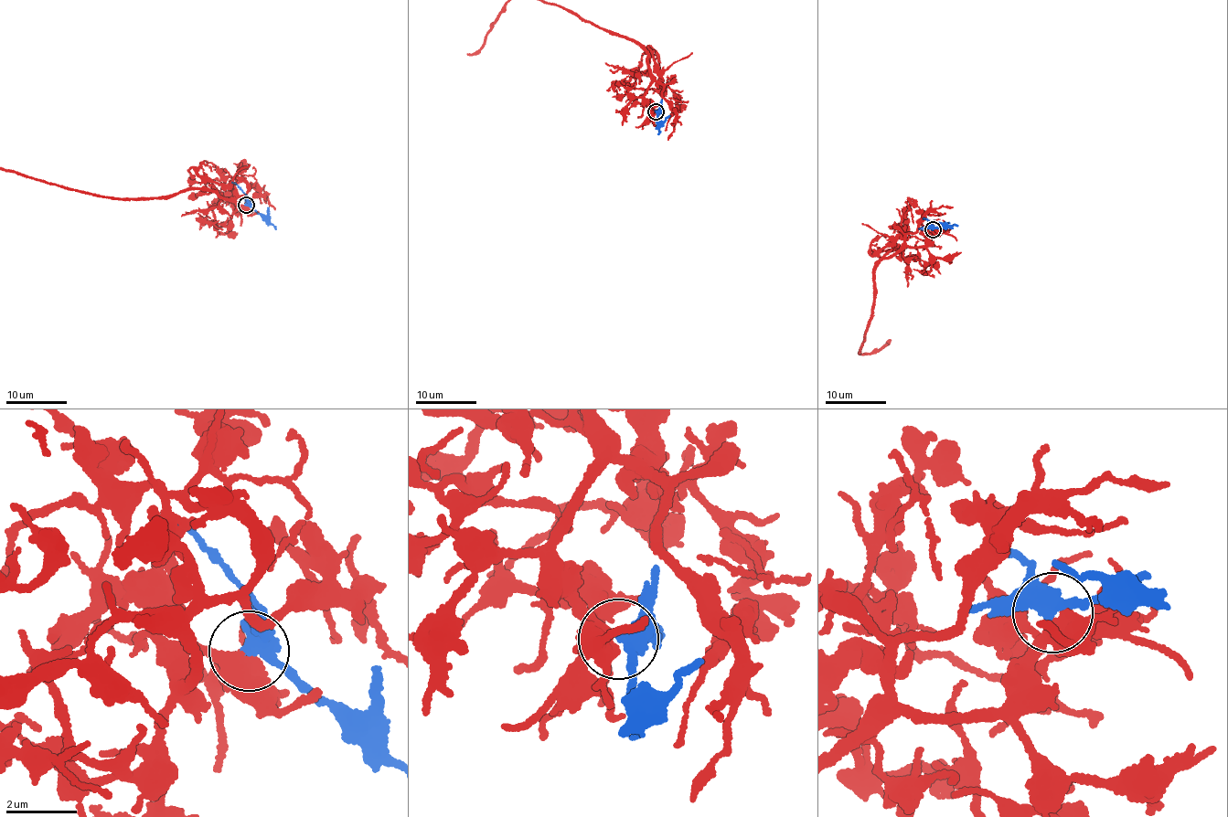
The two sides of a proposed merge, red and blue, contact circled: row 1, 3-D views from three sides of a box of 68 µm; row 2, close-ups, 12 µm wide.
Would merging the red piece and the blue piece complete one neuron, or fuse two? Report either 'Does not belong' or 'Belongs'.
Belongs

